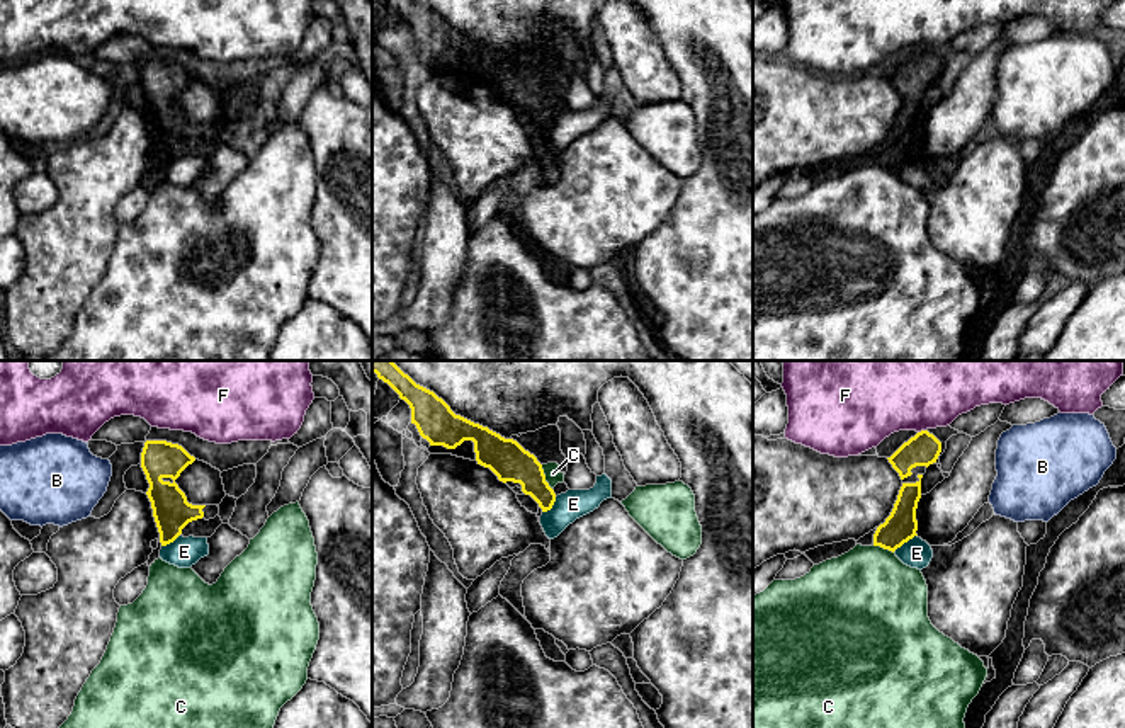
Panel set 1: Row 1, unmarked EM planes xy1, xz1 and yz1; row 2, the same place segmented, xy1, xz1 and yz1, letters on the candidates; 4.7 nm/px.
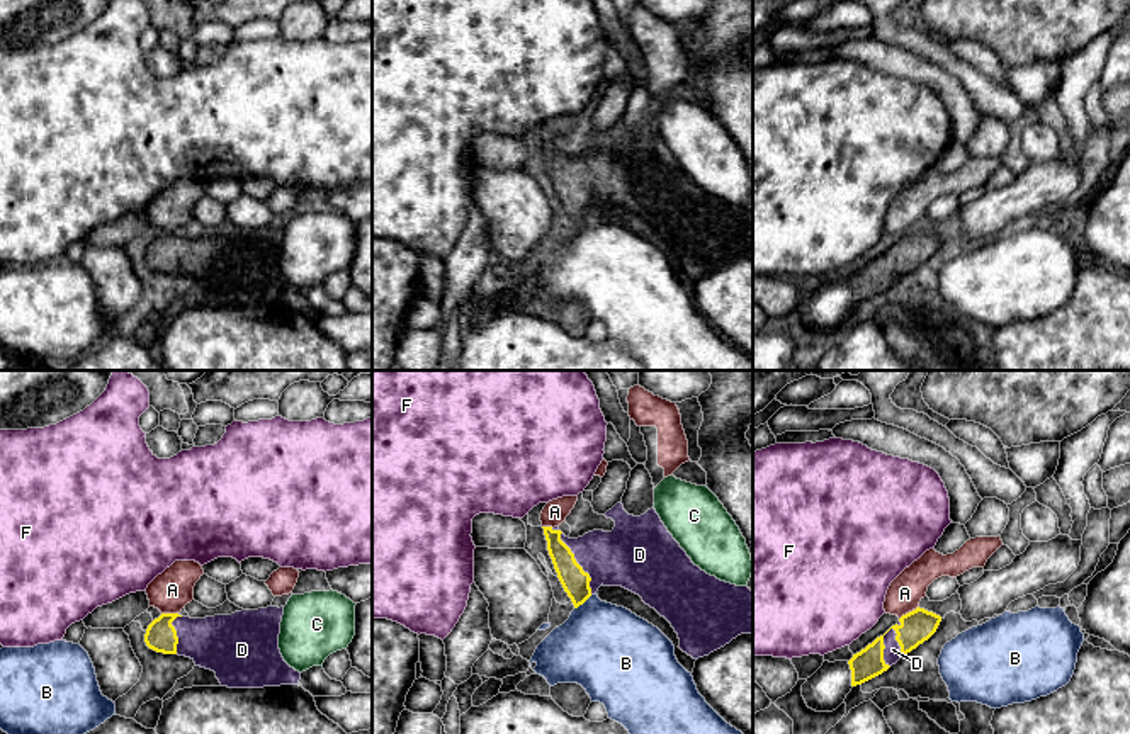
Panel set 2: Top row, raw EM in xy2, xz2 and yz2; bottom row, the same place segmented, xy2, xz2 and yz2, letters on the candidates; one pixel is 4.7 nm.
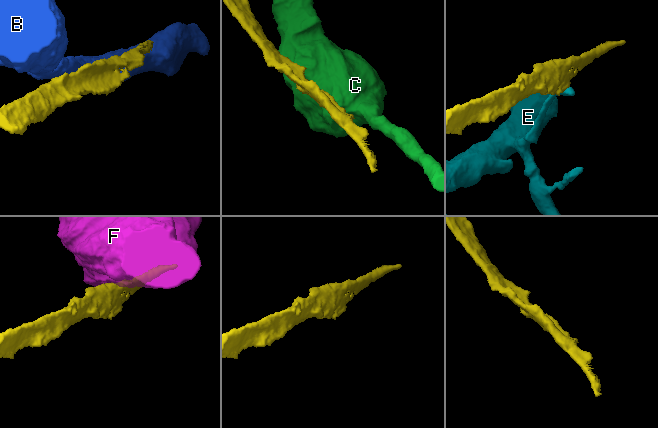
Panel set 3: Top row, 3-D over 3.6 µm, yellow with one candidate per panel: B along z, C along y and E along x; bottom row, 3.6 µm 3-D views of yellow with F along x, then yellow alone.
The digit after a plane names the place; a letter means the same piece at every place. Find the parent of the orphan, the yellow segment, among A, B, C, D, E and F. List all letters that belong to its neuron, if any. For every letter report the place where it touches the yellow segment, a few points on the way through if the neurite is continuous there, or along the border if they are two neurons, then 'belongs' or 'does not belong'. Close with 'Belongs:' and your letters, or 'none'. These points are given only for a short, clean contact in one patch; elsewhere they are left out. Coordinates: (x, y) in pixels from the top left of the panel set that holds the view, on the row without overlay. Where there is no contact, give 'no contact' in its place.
A: contact yz2 (909, 231); border yz2 (918, 225), (899, 238); does not belong
B: contact xz2 (583, 221); border xz2 (592, 214), (575, 228); does not belong
C: contact xz1 (544, 96); border xz1 (541, 84), (551, 108); does not belong
D: contact yz2 (884, 267); belongs
E: contact yz1 (904, 160); border yz1 (916, 153), (893, 170); does not belong
F: contact yz1 (921, 50); does not belong
Belongs: D

